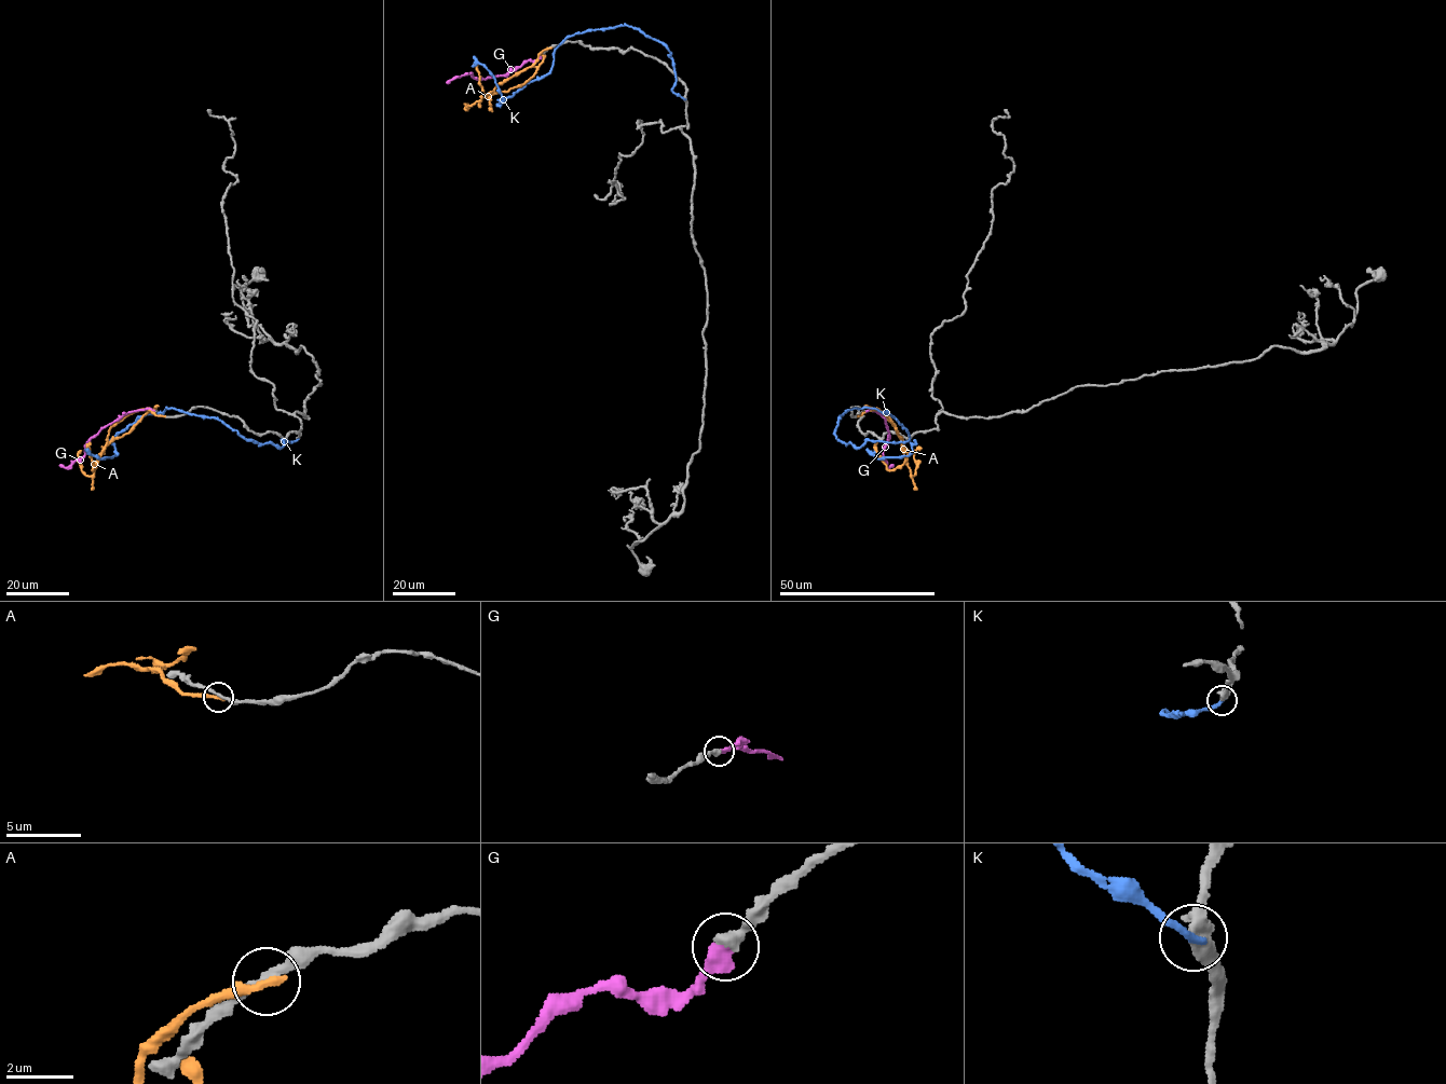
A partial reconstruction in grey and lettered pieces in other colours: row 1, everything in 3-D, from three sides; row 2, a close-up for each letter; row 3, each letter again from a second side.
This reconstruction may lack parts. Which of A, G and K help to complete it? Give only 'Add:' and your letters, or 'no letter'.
Add: G

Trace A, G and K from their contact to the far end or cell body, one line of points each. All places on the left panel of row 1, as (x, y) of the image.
A: (163, 415), (138, 409), (119, 421), (109, 431), (107, 443), (92, 469), (90, 442)
G: (153, 411), (140, 409), (123, 414), (89, 440), (83, 456), (67, 467), (59, 465)
K: (297, 439), (282, 447), (254, 442), (216, 419), (166, 408), (118, 431), (113, 456), (86, 449)

